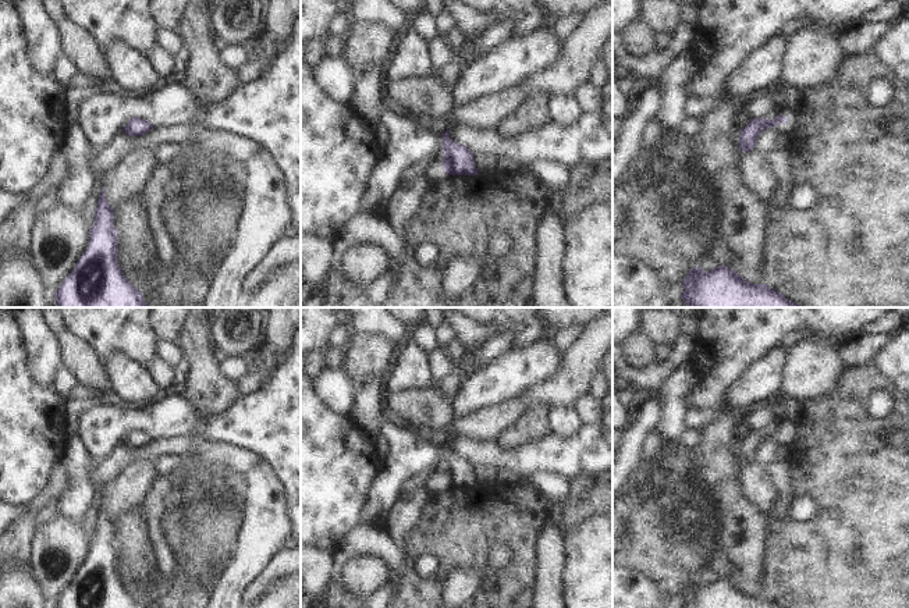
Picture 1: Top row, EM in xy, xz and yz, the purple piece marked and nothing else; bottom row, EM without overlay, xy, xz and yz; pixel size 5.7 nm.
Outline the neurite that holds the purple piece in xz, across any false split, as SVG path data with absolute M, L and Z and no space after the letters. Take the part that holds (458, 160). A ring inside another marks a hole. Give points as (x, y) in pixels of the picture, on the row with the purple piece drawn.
M450 131L441 135L443 139L443 171L450 175L477 175L473 153L450 138Z

